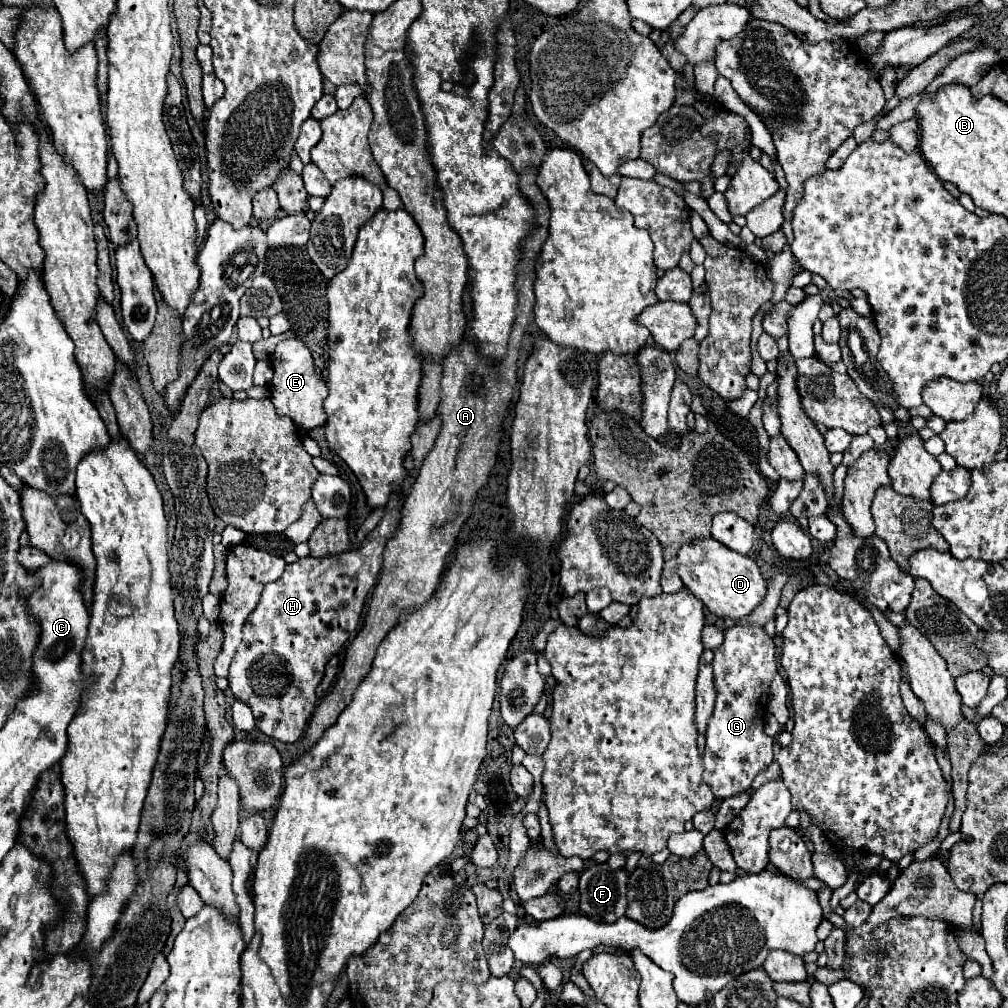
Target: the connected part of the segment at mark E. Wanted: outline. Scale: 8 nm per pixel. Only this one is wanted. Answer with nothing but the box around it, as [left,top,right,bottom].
[269,337,327,429]

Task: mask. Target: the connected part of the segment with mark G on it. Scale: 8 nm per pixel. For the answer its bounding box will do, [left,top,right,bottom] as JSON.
[703,625,777,799]

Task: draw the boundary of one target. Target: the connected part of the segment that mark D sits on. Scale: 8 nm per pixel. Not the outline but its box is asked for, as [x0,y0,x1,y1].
[677,539,765,621]

